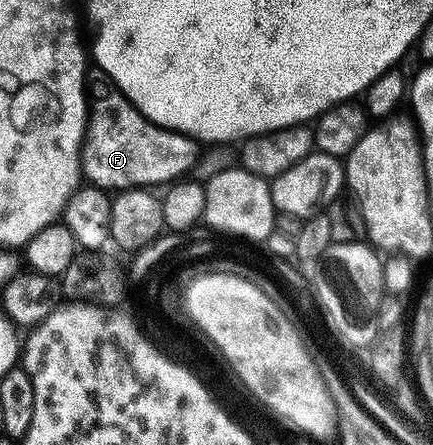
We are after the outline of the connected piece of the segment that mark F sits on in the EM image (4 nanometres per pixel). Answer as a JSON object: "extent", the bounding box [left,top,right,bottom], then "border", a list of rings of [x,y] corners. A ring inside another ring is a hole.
{"extent":[83,67,200,190],"border":[[[92,67],[89,72],[89,115],[87,134],[83,137],[83,176],[95,187],[104,190],[122,190],[124,188],[154,189],[154,184],[170,185],[186,177],[187,172],[199,160],[200,145],[190,136],[174,132],[172,128],[163,128],[145,118],[131,103],[112,80],[107,79],[105,70]]]}

